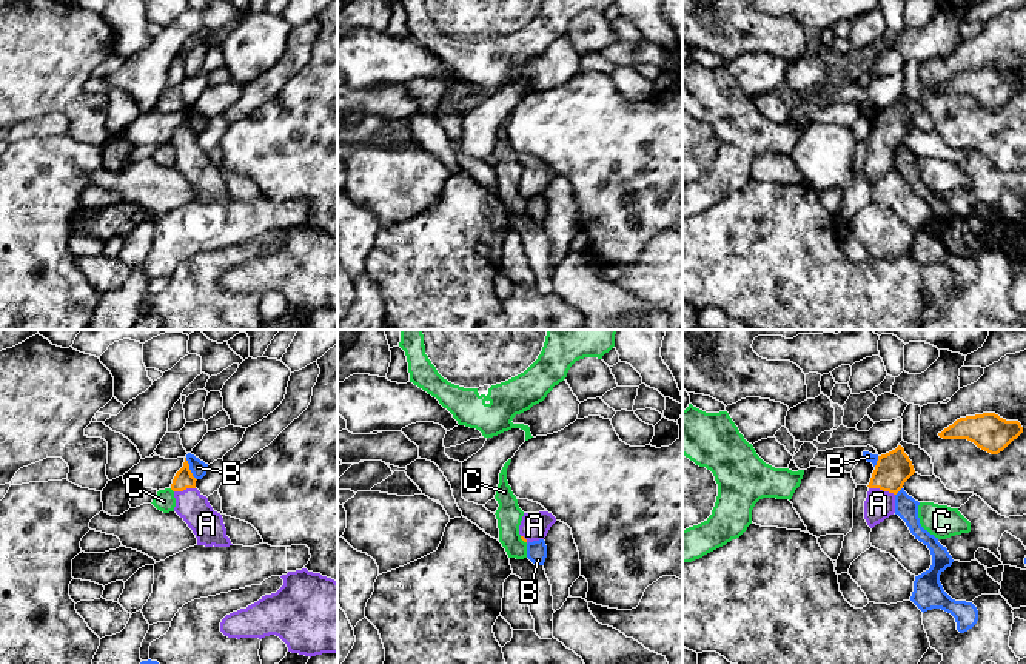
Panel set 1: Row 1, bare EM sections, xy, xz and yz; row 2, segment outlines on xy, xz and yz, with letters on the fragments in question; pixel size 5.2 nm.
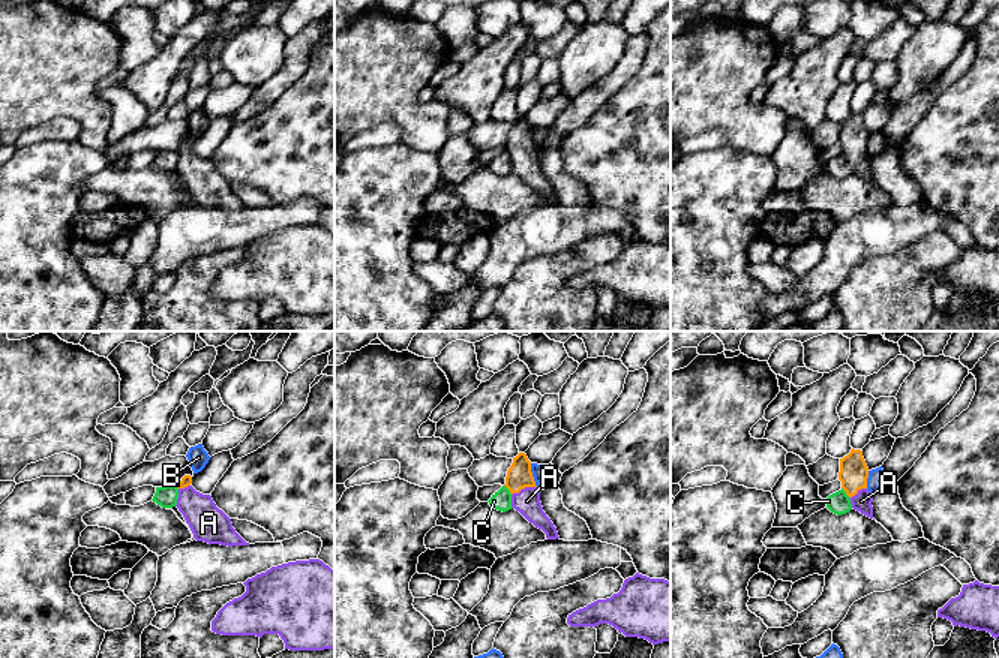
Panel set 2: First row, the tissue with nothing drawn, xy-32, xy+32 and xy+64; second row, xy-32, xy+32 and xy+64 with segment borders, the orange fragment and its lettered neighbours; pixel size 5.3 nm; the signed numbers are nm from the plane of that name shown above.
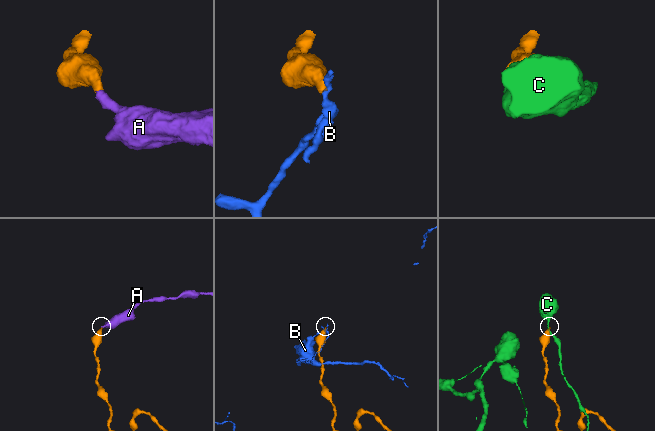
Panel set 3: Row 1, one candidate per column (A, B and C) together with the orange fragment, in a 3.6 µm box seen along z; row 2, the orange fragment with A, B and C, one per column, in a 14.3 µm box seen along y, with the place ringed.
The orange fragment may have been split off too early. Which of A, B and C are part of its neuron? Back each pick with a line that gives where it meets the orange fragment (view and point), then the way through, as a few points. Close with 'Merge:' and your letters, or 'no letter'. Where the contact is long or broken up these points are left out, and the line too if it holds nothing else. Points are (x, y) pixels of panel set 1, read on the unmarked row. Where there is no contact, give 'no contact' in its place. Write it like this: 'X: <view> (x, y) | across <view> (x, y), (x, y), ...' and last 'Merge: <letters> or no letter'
A: yz (881, 144) | across yz (894, 124), (881, 144), (878, 159)
Merge: A

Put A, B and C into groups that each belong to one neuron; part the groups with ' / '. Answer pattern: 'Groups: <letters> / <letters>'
Groups: A / B / C

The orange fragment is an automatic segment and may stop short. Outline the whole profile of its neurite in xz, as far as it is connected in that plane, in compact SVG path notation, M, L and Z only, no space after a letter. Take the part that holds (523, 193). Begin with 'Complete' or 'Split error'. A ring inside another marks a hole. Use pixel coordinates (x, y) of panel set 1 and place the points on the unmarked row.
Split error. M548 166L524 168L519 180L521 194L527 199L544 194L555 177L556 173Z

